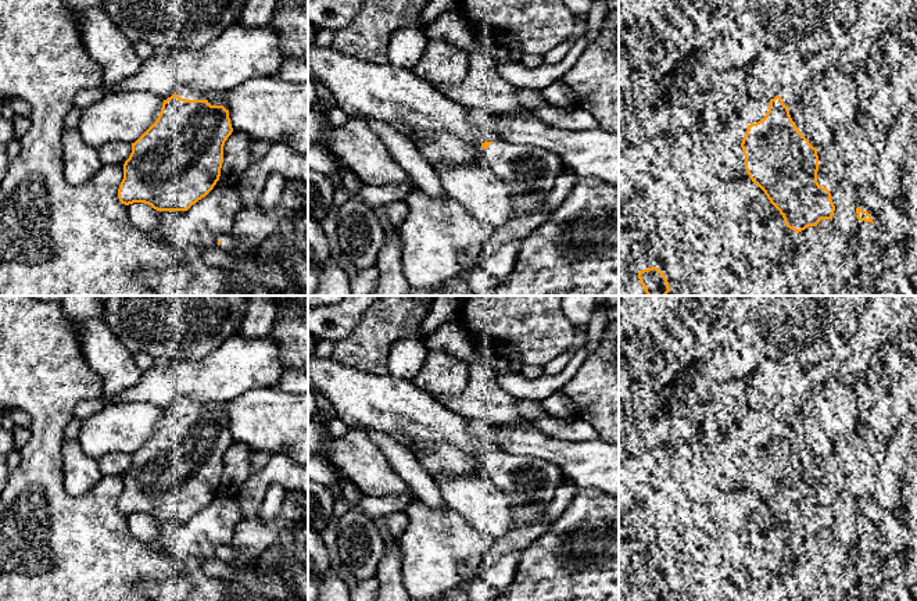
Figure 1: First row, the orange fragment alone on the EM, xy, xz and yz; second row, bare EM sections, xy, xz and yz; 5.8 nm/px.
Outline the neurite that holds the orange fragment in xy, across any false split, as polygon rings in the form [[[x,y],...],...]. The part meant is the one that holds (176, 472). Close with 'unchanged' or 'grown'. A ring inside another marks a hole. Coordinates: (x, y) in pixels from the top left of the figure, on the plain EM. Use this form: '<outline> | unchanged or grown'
[[[216,403],[172,405],[157,432],[132,454],[119,512],[187,522],[219,491],[223,457],[232,443],[229,418]]] | grown

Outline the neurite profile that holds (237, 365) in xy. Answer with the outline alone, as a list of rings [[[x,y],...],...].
[[[237,333],[201,359],[175,359],[153,366],[125,393],[101,396],[100,400],[105,405],[148,403],[161,411],[179,401],[230,401],[248,390],[276,386],[283,371],[277,344],[271,335],[246,339]]]

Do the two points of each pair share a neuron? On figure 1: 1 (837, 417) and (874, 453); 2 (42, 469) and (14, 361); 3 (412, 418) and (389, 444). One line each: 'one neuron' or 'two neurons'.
1: two neurons
2: one neuron
3: two neurons

